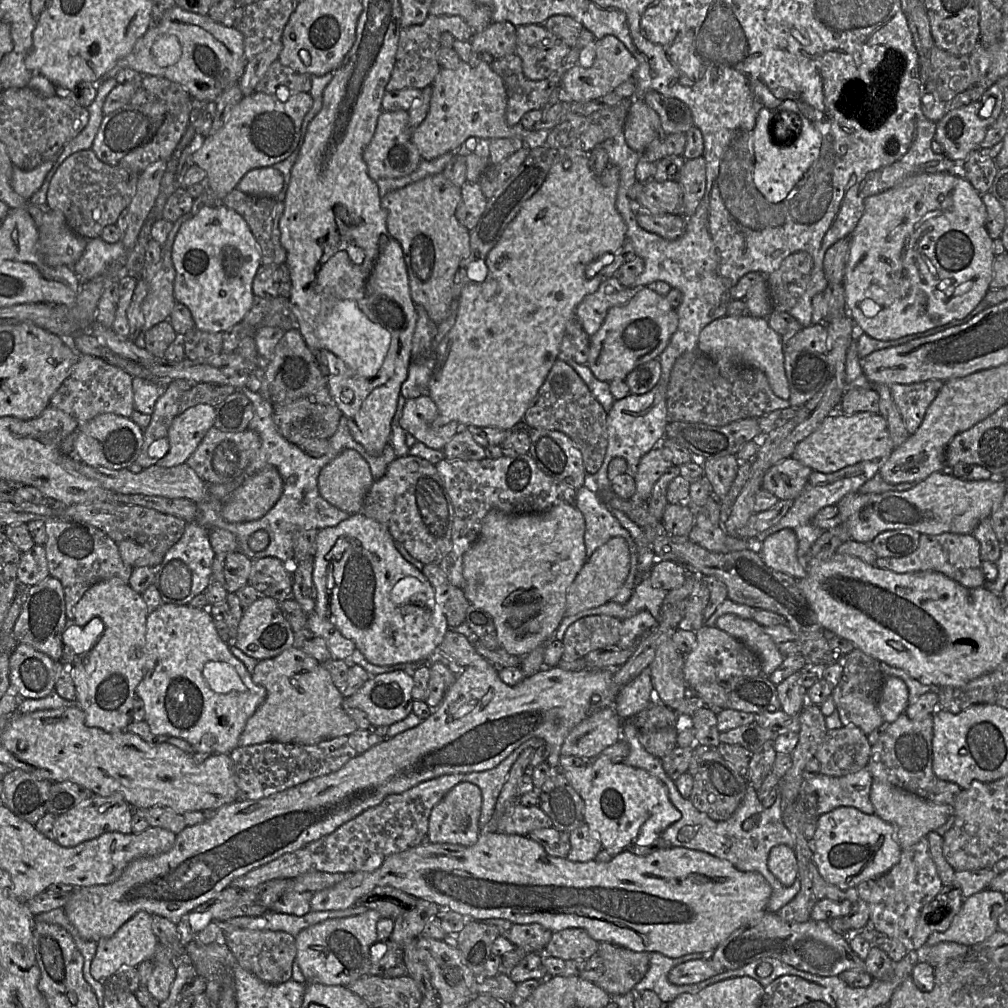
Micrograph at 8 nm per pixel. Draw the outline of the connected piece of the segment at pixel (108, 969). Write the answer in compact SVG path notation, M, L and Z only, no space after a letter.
M139 911L111 937L97 941L96 954L90 967L92 977L97 981L104 981L121 969L137 967L142 961L153 958L159 941L152 931L151 924L152 915Z

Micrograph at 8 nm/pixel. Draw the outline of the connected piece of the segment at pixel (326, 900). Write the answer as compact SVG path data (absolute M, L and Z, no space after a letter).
M500 832L482 833L473 846L463 846L451 843L426 843L412 847L405 851L389 855L383 859L381 865L373 871L357 871L346 874L346 877L338 884L321 890L314 894L310 901L312 911L336 911L345 910L356 904L362 896L375 888L393 887L417 899L425 899L436 903L442 910L452 910L460 913L465 919L488 920L491 918L506 919L513 924L538 923L552 932L566 928L582 928L596 941L609 942L614 945L628 948L636 952L659 952L670 958L679 958L686 954L714 952L734 931L747 926L759 919L765 911L772 894L772 887L765 877L759 872L747 872L738 870L731 862L718 858L707 852L688 849L684 847L660 848L647 856L638 856L626 850L612 857L606 863L590 860L587 862L573 862L567 858L553 857L544 847L529 836L518 834L503 834Z

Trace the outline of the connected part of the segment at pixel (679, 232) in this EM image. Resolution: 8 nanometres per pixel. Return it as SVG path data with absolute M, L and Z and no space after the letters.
M638 209L636 219L644 230L670 241L681 237L686 230L687 218L682 215L653 215L648 211Z

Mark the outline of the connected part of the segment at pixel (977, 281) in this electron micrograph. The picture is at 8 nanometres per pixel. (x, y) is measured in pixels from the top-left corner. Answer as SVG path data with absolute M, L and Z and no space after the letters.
M923 173L864 200L863 215L850 235L842 282L847 313L860 332L877 340L896 340L965 318L981 302L993 278L995 258L993 240L985 227L987 211L981 196L964 177Z

